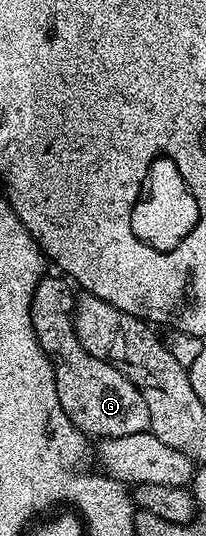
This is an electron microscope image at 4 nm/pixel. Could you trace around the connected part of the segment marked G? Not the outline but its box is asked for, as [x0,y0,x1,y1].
[31,275,149,438]

